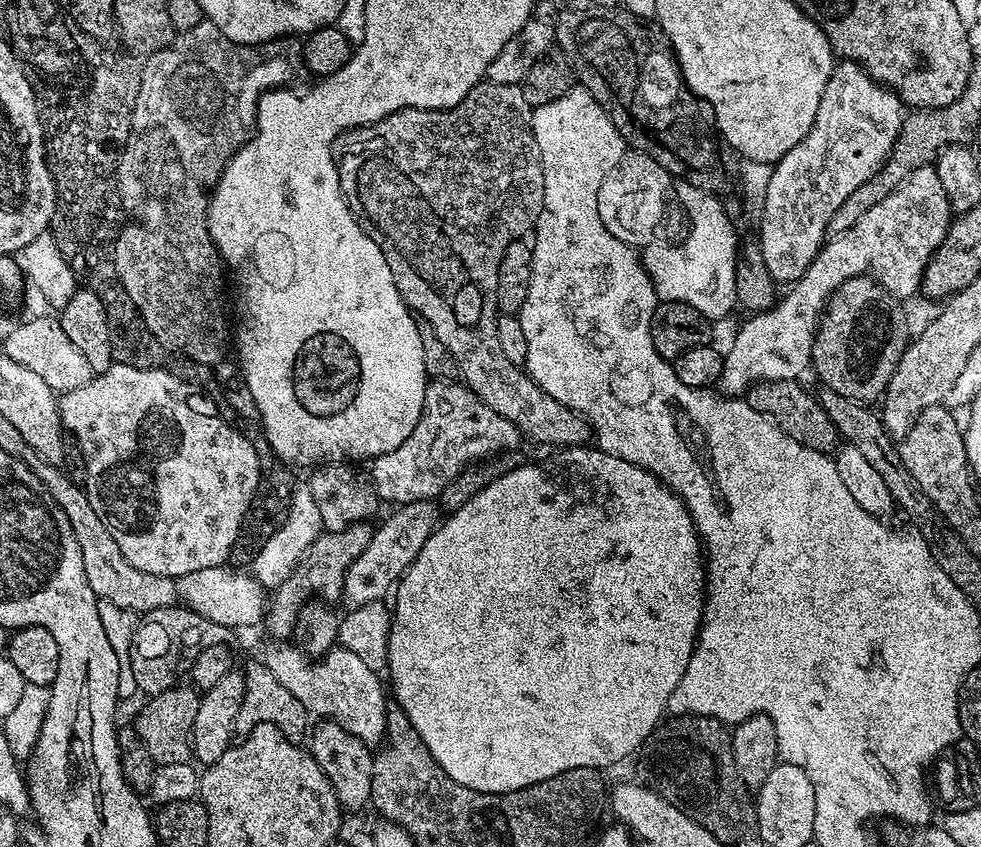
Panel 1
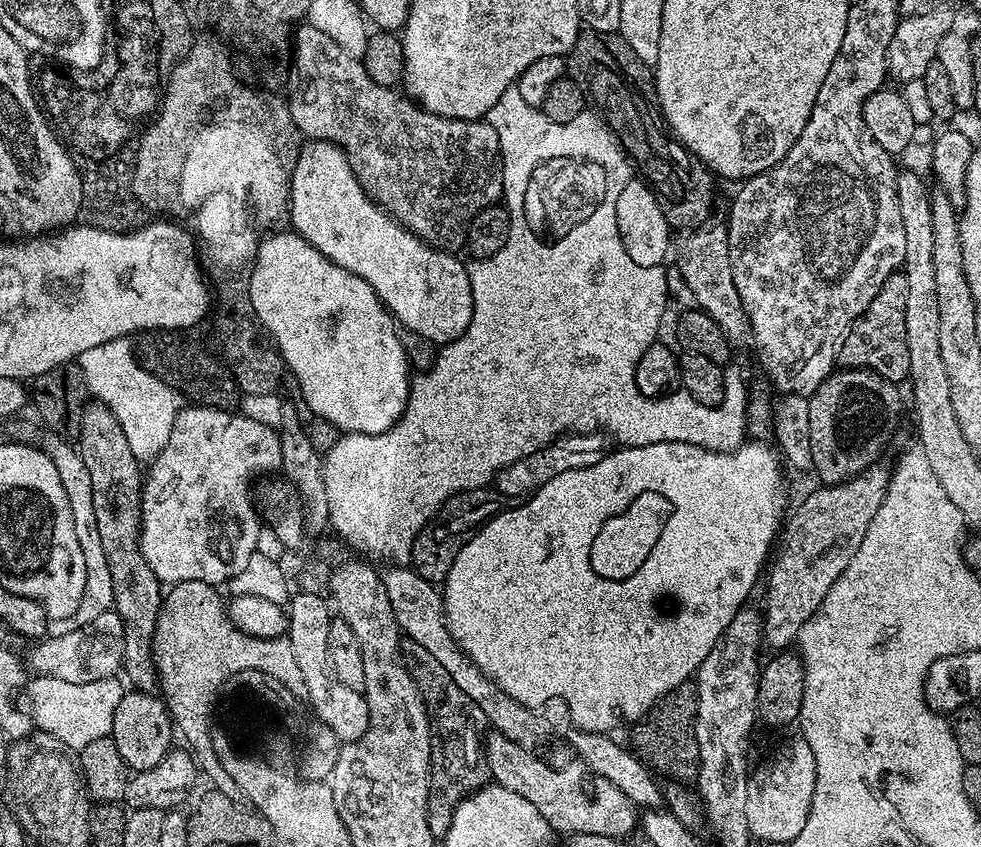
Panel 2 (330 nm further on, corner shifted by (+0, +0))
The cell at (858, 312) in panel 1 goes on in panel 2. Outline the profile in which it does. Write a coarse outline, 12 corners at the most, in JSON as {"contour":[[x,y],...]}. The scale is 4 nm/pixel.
{"contour":[[870,368],[833,370],[808,397],[819,483],[873,467],[900,391]]}

